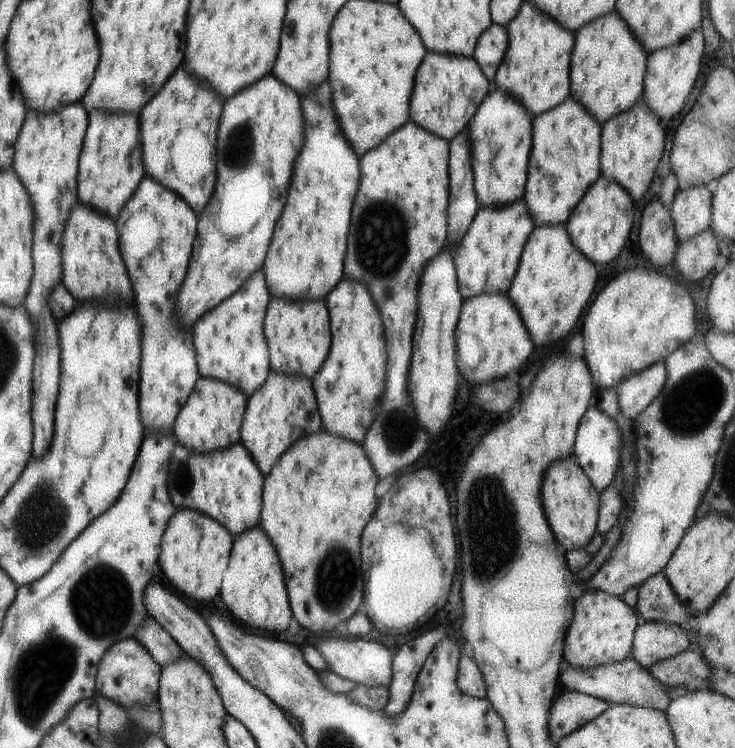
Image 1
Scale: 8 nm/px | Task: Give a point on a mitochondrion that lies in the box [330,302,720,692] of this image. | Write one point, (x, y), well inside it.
(491, 526)

